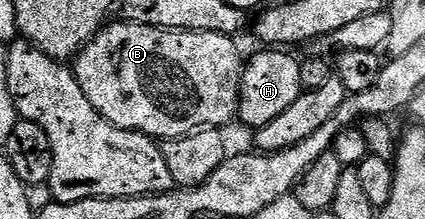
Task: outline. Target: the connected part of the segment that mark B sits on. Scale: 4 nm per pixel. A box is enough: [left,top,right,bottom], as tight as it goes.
[72,22,244,141]

